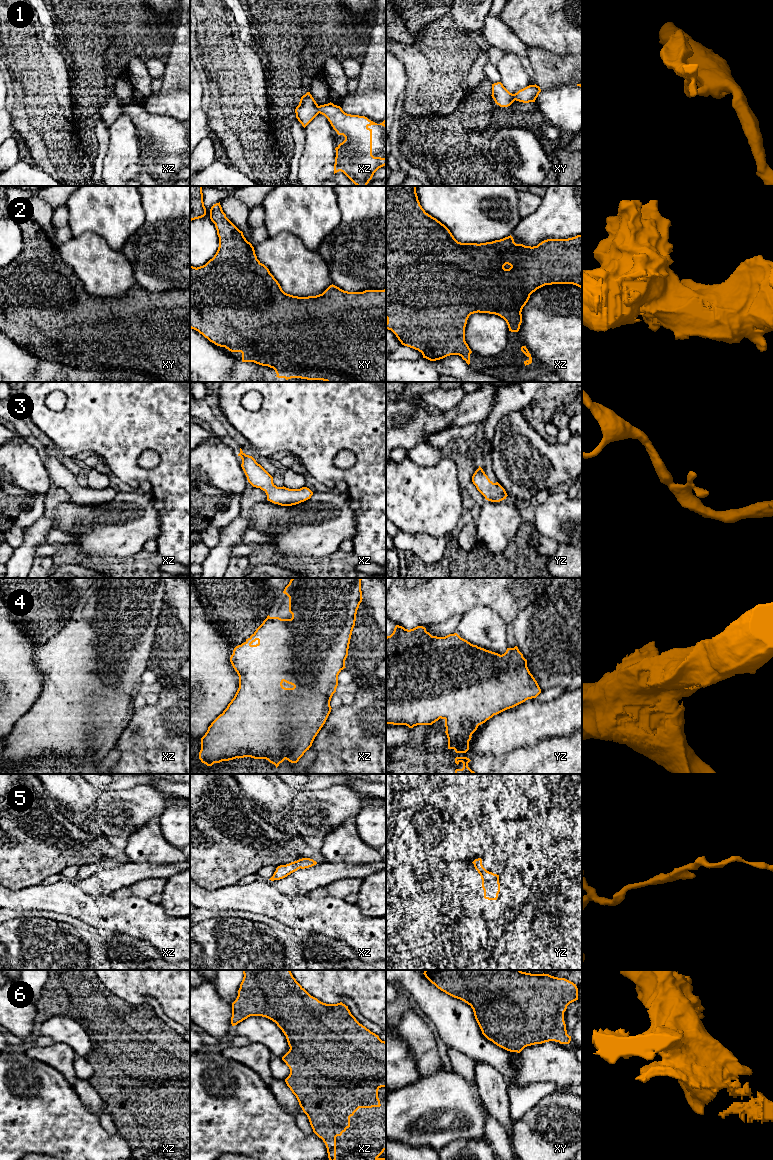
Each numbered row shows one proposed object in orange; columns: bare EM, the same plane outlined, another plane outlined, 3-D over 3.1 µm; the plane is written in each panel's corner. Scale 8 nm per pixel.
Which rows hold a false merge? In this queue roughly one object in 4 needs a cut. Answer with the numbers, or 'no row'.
1

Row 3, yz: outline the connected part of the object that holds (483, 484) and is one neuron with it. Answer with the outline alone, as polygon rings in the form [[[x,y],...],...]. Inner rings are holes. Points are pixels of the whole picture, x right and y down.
[[[480,466],[473,474],[472,482],[488,501],[500,502],[508,496],[505,489],[498,482],[493,483]]]

